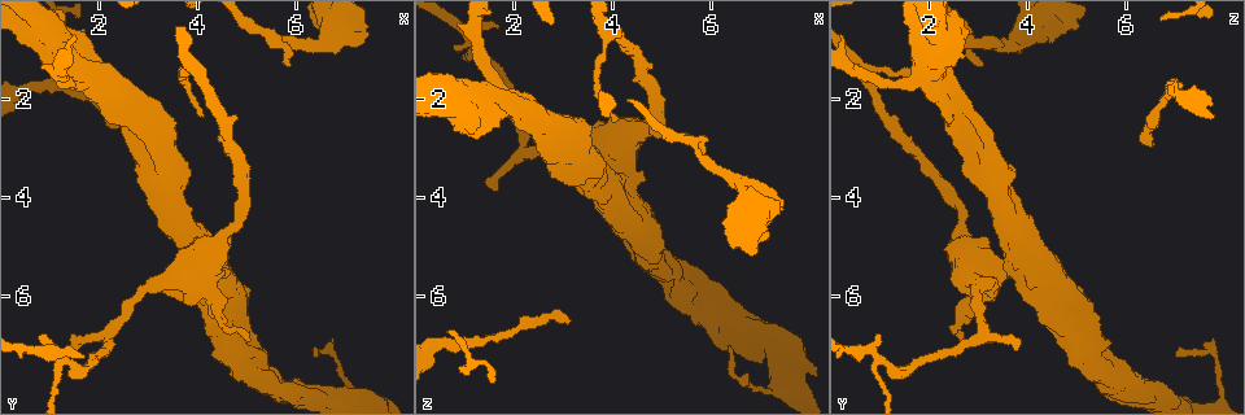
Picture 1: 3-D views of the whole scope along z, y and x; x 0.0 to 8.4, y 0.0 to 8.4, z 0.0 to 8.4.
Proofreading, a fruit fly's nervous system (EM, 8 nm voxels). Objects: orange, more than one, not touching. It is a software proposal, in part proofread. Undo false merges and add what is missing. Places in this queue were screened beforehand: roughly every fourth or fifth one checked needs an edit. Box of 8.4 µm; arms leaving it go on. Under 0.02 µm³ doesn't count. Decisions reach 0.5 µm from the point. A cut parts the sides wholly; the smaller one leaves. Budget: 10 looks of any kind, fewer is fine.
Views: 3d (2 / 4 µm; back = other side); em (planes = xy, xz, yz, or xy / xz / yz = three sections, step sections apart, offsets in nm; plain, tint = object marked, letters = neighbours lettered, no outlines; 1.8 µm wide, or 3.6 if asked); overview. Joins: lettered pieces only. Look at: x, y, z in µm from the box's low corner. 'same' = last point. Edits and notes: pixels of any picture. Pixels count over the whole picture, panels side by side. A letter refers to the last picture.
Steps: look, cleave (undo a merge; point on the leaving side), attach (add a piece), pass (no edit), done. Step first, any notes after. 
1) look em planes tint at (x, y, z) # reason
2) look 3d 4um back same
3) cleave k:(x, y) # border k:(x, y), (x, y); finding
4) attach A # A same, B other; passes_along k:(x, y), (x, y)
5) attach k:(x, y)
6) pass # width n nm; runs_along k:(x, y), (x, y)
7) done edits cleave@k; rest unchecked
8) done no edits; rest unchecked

look em planes tint at (3.10, 2.90, 6.45) # end of a long branch

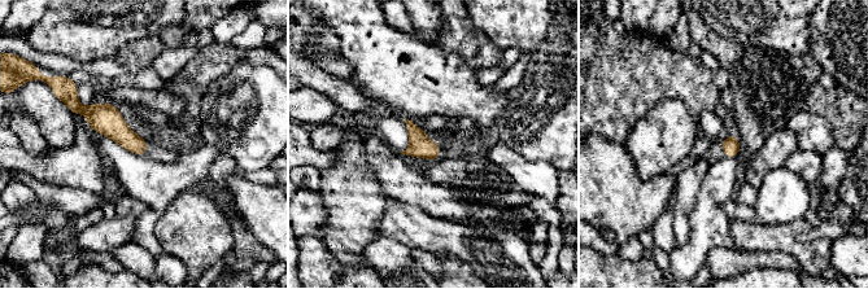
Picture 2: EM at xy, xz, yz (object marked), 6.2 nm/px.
look em planes letters same # what lies round it

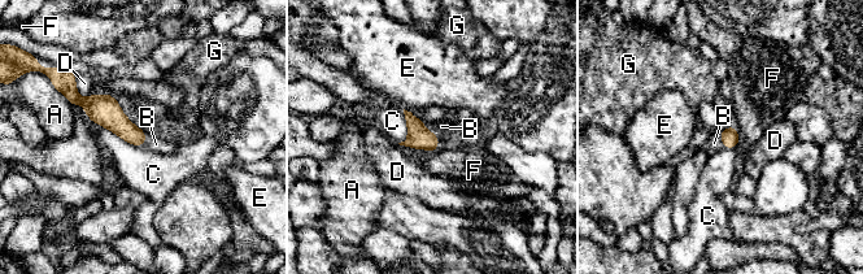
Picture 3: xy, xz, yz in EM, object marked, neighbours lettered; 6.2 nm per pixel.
attach B # longest_contact C 340 nm; A other, B same, C other, D other, E other, F other, G other; passes_along 3:(418, 136), (427, 130), (441, 126); the cell continues

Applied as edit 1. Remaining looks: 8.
look 3d 4um back at (5.85, 1.30, 3.10) # free end

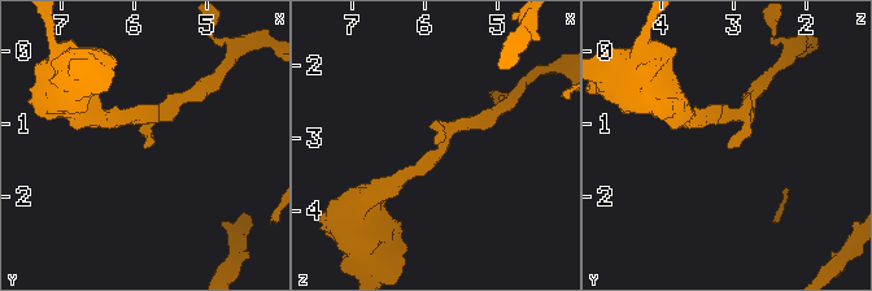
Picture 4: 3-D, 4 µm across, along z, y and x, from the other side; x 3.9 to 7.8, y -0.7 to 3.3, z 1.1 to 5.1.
look em planes letters at (5.85, 1.30, 3.05) # shape alone is not enough

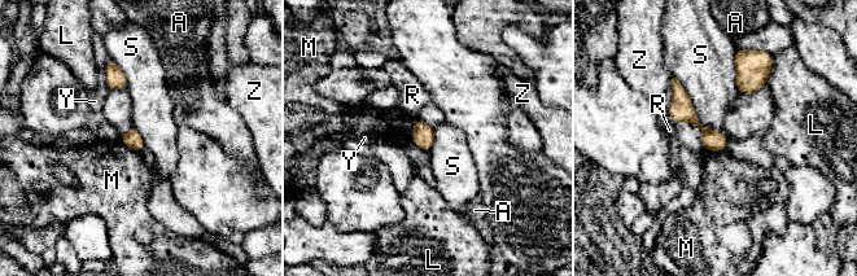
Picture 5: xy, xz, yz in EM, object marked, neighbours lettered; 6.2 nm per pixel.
pass # A other, L other, M other, R other, S other, Y other, Z other; arm_widths 190, 200 nm; no lettered piece goes on from it

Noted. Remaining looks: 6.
look em planes letters at (0.75, 6.80, 0.95) # an open end

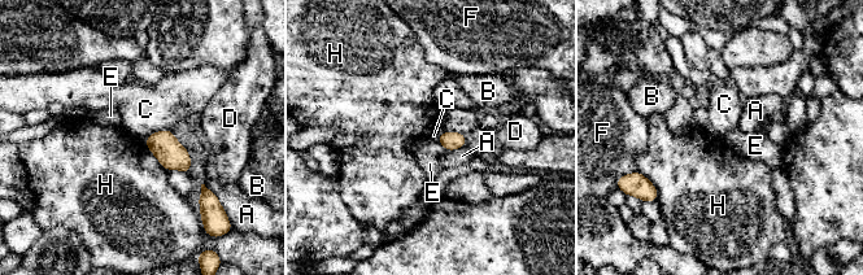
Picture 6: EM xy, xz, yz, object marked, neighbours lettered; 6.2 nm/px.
pass # longest_contact H 260 nm; A other, B other, C other, D other, E other, F other, H other; border 6:(170, 129), (155, 131), (144, 139); none of them fits

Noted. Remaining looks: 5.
done edits attach@3; rest unchecked

